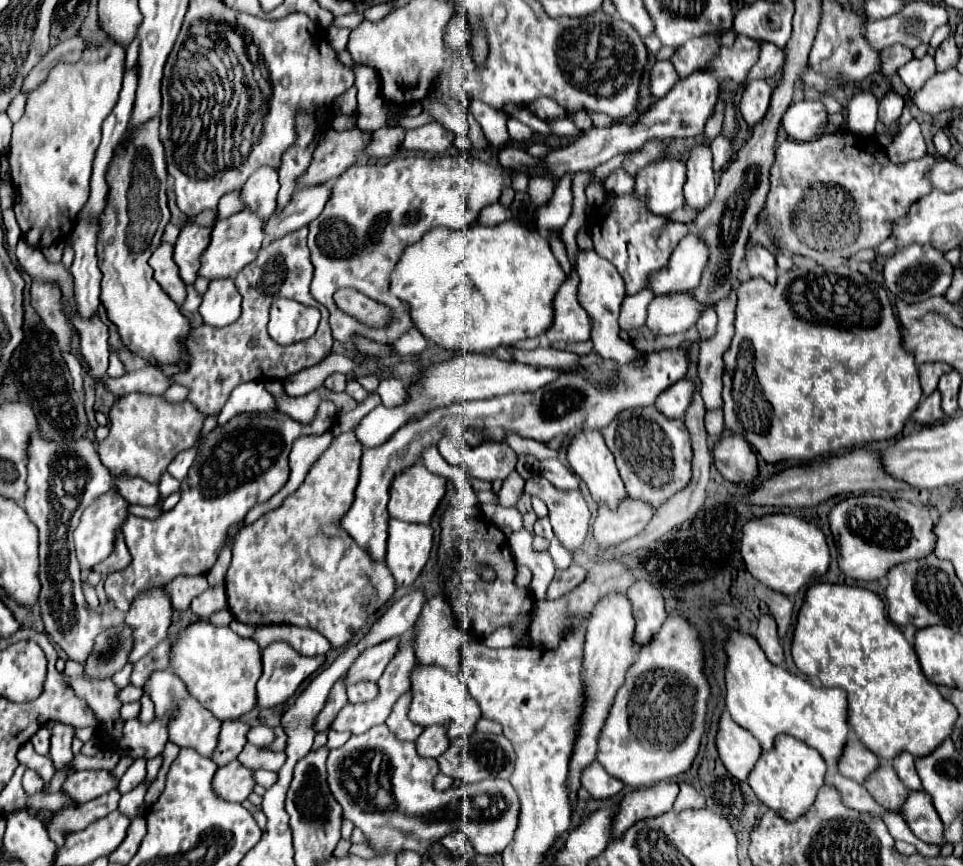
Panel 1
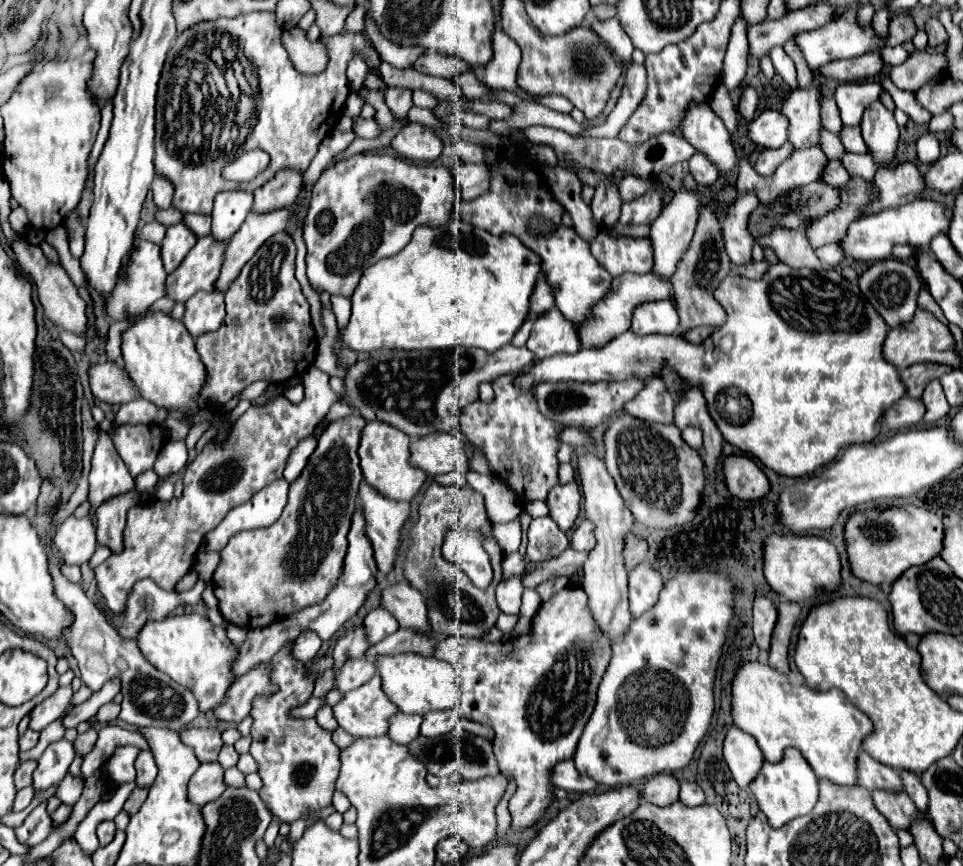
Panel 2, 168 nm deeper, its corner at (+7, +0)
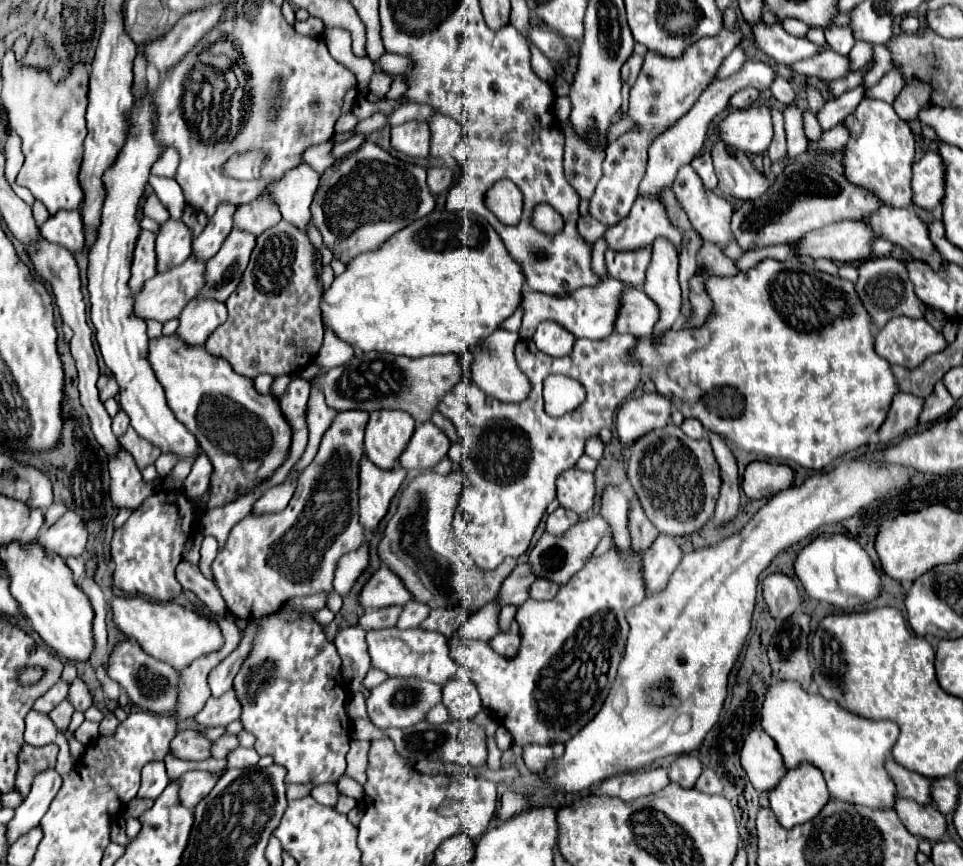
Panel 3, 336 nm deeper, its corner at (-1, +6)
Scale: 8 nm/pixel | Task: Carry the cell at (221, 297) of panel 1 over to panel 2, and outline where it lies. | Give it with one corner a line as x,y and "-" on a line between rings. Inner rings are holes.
198,292
186,302
184,326
192,338
198,338
206,332
214,332
220,328
226,316
224,296
216,292

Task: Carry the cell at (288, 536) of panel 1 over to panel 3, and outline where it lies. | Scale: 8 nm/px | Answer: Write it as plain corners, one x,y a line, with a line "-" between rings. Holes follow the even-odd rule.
340,412
324,434
316,458
300,476
296,494
286,510
268,516
246,516
232,528
224,550
212,562
212,572
228,610
236,618
260,620
272,612
278,612
290,598
312,596
320,592
328,596
326,606
334,614
342,607
342,598
334,591
332,580
338,558
350,550
356,550
364,540
364,528
358,522
358,466
364,456
362,446
366,422
366,412

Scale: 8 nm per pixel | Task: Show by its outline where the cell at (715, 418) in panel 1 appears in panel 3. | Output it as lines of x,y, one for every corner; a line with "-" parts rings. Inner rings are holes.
688,418
688,420
684,420
682,422
682,426
680,426
682,430
684,430
684,434
686,436
690,436
690,438
704,438
704,426
698,422
698,420
692,420
692,418

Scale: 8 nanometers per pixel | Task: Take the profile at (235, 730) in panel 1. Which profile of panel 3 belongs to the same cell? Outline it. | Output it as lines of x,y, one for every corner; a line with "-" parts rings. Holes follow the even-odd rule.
180,730
170,748
182,760
208,760
212,756
212,740
208,740
200,730

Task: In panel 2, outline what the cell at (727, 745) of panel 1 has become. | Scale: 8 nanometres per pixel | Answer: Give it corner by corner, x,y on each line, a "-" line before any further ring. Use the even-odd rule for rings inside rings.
732,726
724,740
724,760
736,780
736,784
748,790
750,782
758,776
764,764
762,750
758,748
756,740
746,734
744,730

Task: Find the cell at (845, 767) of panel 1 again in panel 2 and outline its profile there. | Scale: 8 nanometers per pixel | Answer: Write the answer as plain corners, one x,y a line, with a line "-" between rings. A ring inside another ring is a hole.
860,752
860,786
874,790
888,790
898,792
902,790
902,778
896,768
884,766
870,758
866,752

